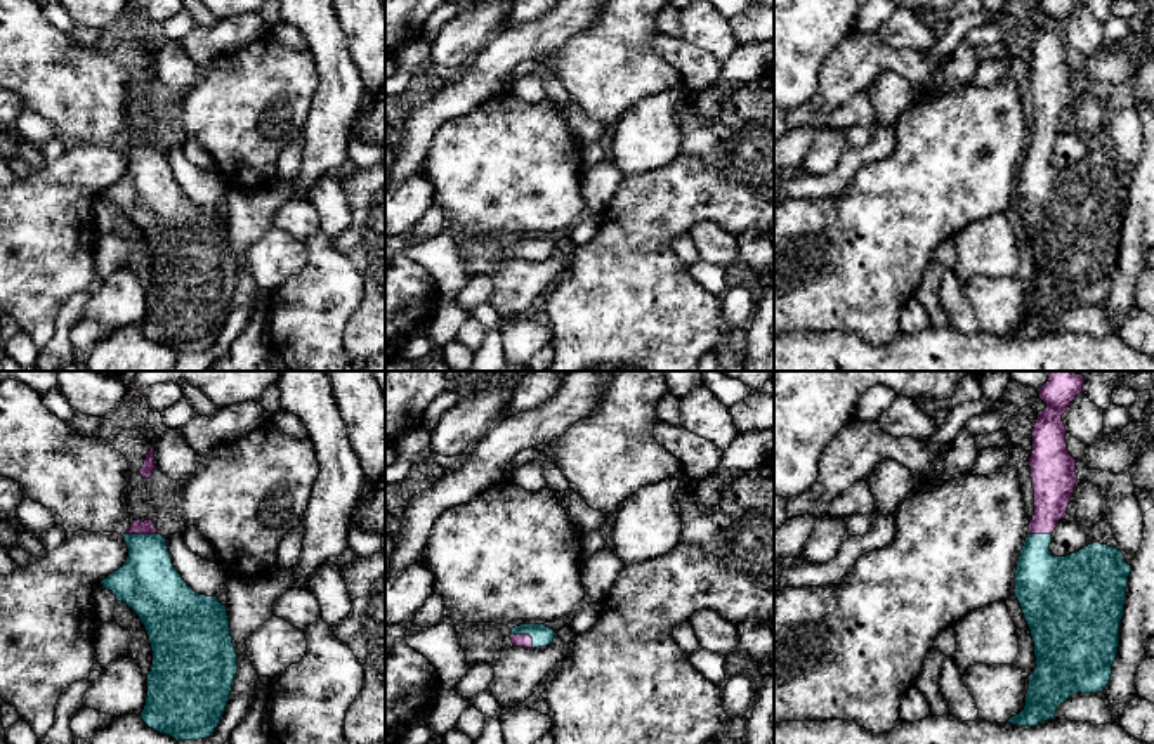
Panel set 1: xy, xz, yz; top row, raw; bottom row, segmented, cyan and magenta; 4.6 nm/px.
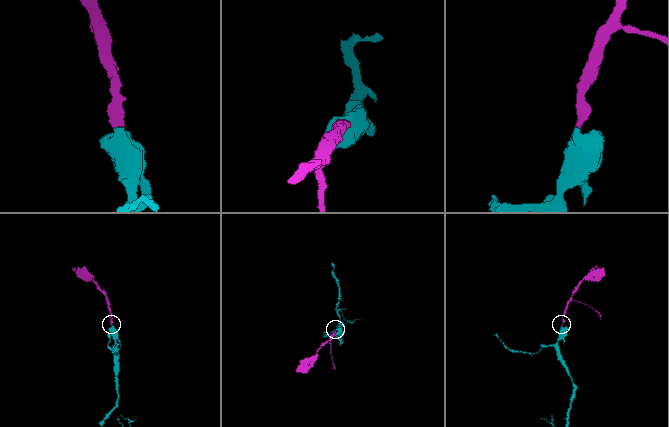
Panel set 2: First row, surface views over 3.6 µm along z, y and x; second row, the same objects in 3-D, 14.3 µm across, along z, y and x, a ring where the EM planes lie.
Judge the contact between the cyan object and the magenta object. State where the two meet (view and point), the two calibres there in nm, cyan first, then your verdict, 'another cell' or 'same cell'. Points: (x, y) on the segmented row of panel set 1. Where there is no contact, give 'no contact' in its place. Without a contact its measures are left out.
xy (141, 535) | 280/60 nm | same cell

